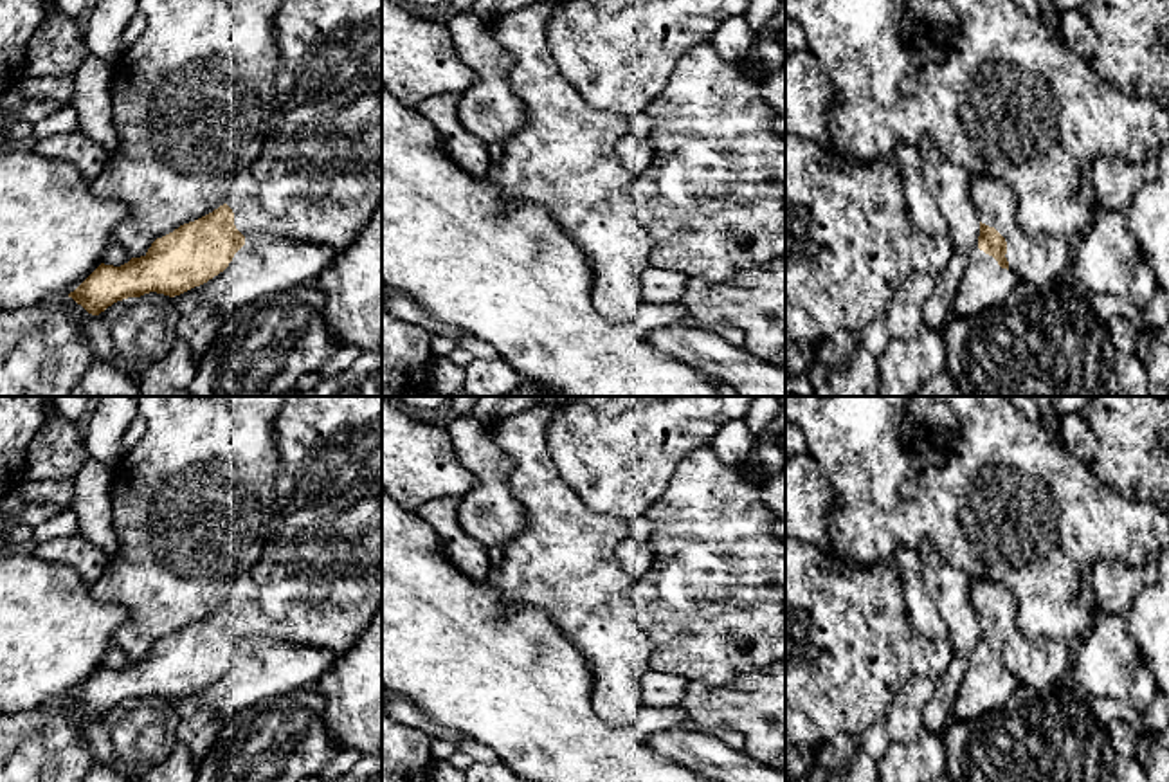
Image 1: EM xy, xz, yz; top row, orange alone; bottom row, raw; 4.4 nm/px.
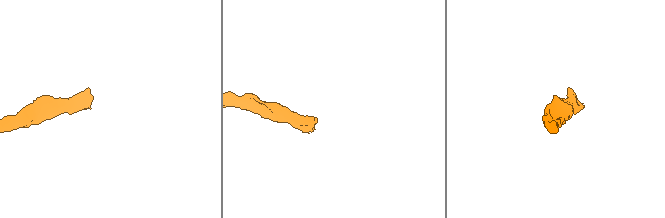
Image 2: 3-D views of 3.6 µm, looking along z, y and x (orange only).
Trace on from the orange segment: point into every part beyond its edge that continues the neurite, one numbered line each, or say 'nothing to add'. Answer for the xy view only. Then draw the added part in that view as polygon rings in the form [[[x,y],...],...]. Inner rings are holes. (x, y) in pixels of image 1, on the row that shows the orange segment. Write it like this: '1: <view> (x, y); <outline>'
1: xy (317, 181); [[[283,0],[276,18],[281,59],[276,68],[276,94],[268,119],[268,139],[259,159],[240,169],[225,204],[234,213],[236,229],[265,238],[285,238],[304,245],[324,245],[337,252],[344,250],[364,229],[382,204],[382,0]]]

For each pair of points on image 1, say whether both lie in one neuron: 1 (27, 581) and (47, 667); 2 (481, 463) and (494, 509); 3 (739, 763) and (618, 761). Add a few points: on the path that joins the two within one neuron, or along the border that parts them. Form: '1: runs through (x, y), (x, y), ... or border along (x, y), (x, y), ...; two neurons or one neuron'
1: runs through (27, 602), (27, 635), (33, 645); one neuron
2: runs through (492, 474), (492, 498); one neuron
3: border along (647, 745), (683, 763); two neurons

